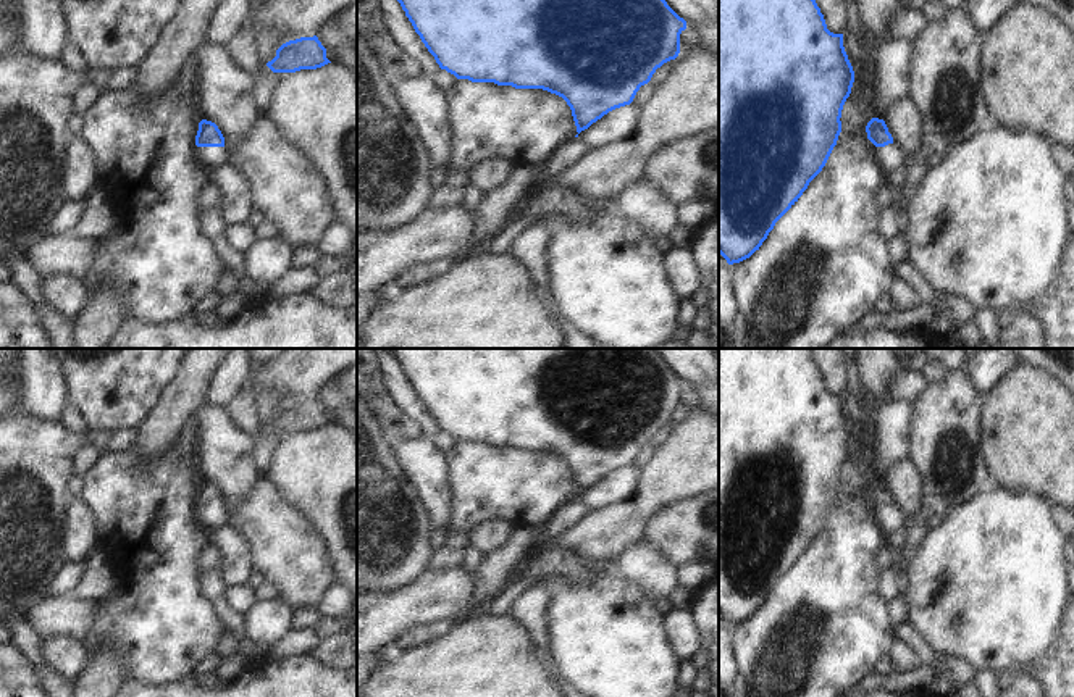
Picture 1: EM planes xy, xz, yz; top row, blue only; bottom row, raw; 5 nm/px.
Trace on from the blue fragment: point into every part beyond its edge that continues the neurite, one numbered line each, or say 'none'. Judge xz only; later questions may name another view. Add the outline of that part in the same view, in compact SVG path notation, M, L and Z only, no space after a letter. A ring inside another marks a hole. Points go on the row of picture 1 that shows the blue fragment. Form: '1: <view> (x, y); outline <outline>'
none

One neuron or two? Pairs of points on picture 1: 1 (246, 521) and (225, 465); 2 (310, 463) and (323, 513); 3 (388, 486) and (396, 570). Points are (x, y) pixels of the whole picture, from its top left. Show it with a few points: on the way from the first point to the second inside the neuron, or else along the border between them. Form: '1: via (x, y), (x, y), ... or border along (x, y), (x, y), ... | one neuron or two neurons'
1: border along (262, 475), (252, 489), (226, 512) | two neurons
2: via (323, 476), (323, 500) | one neuron
3: via (388, 507), (390, 549) | one neuron

